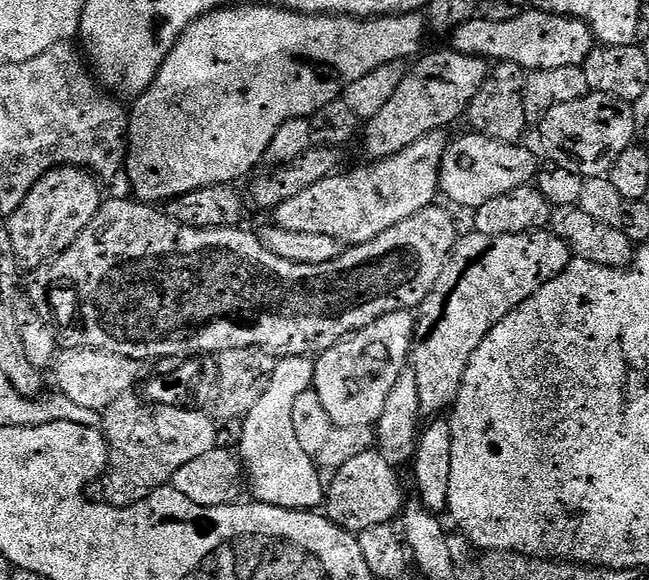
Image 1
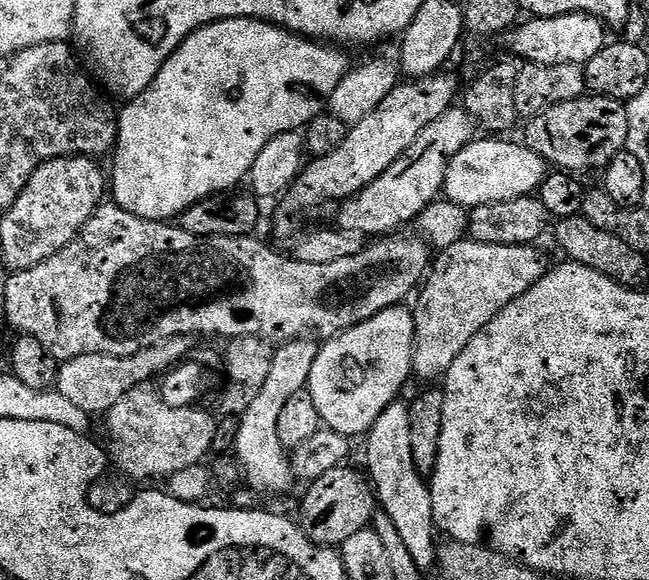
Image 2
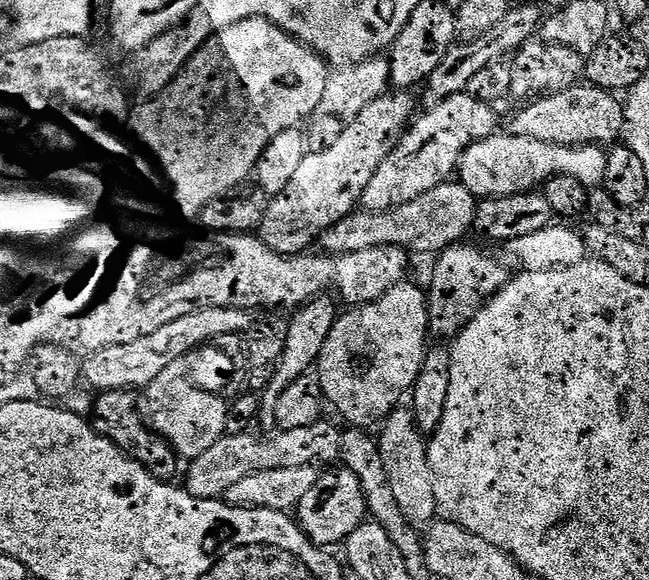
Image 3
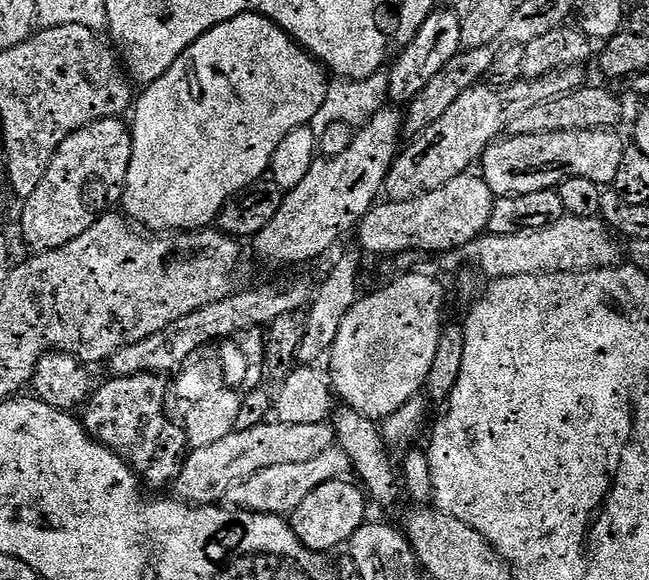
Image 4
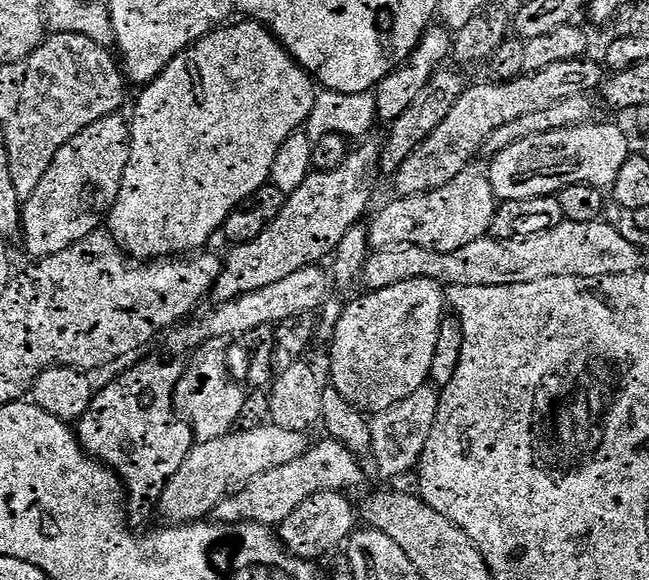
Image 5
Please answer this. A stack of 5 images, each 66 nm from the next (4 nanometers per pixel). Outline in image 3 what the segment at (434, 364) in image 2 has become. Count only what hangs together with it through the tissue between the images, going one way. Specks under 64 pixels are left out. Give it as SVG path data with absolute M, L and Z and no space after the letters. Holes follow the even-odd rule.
M460 242L439 253L436 269L432 272L432 289L427 289L428 323L431 331L440 336L455 337L456 333L475 318L476 313L488 303L488 299L503 288L510 279L507 272L492 256L480 248L467 248Z

